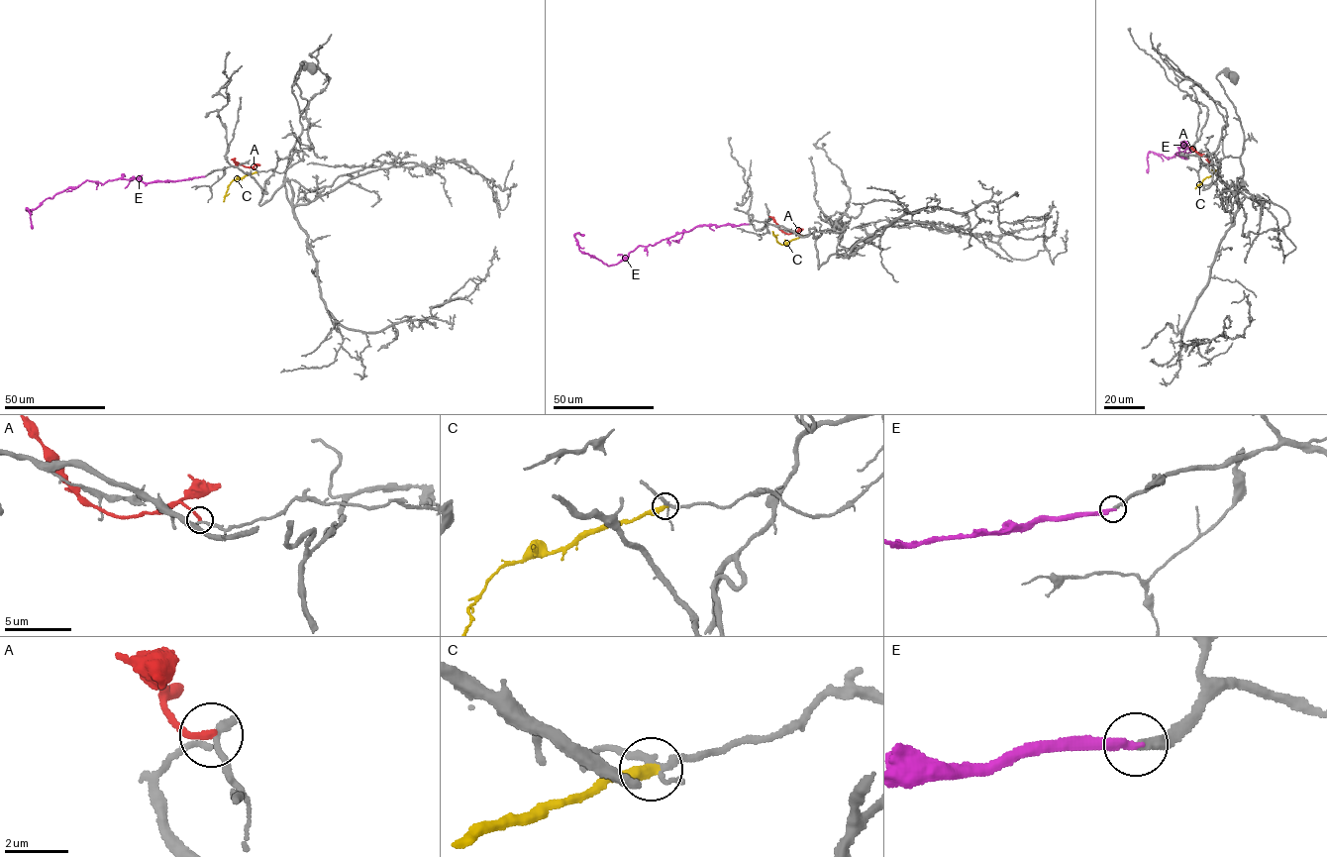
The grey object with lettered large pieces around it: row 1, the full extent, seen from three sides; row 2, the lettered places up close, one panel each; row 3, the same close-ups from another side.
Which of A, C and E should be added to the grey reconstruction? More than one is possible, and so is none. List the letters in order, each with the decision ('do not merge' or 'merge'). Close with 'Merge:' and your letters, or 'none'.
A: do not merge
C: do not merge
E: merge
Merge: E

